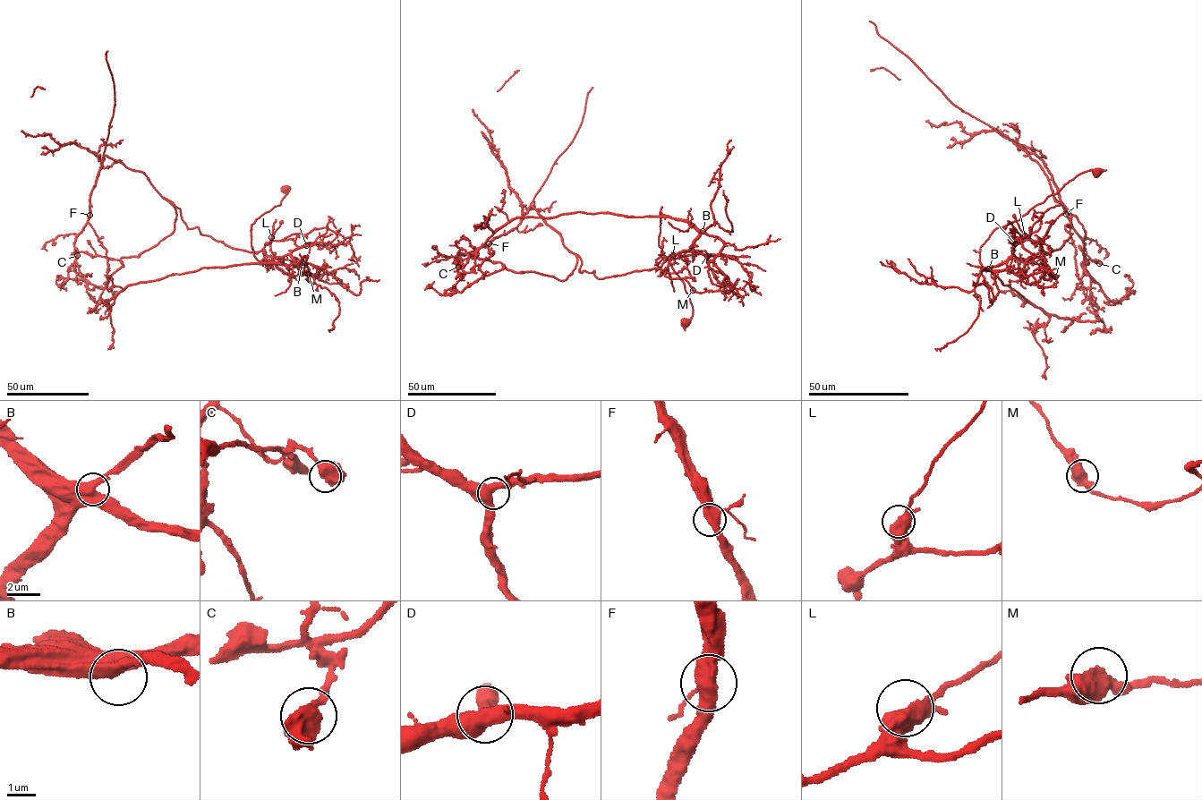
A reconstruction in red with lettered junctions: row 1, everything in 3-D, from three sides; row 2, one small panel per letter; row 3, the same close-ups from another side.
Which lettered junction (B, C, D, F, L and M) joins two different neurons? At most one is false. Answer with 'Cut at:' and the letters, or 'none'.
Cut at: M

